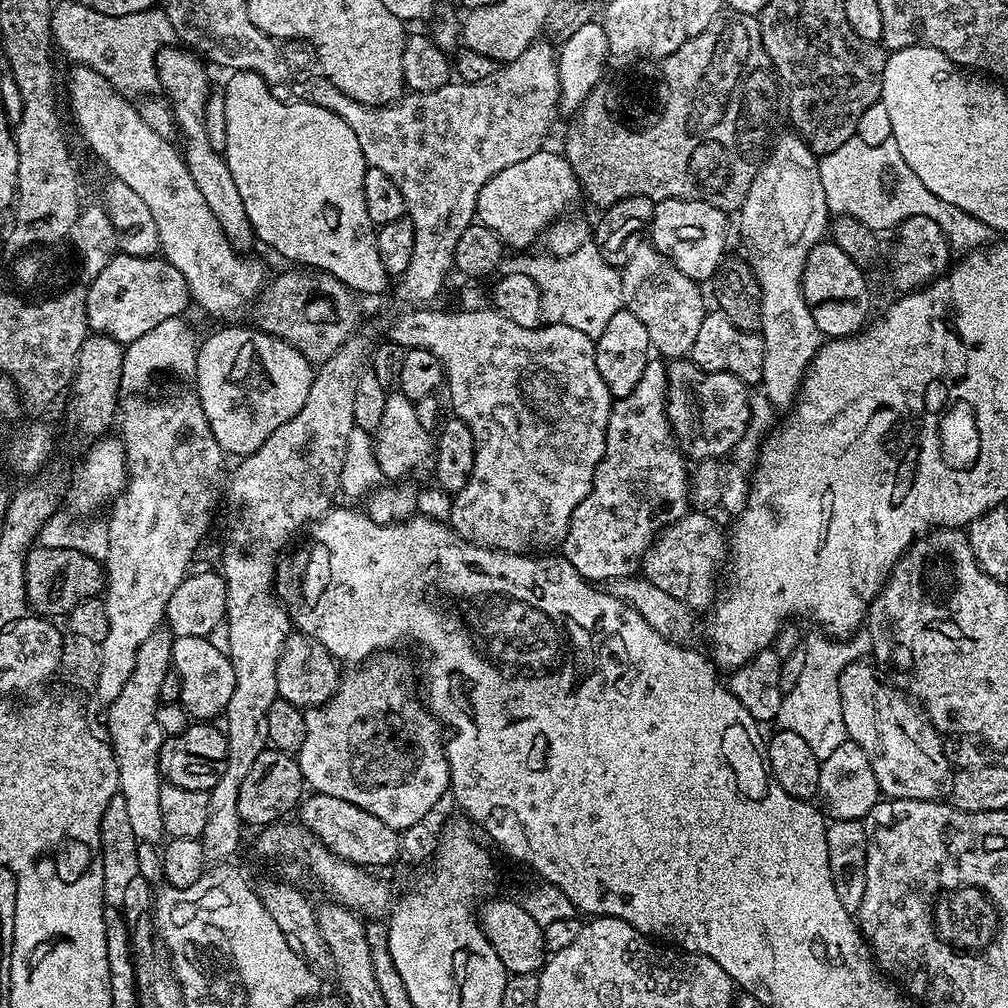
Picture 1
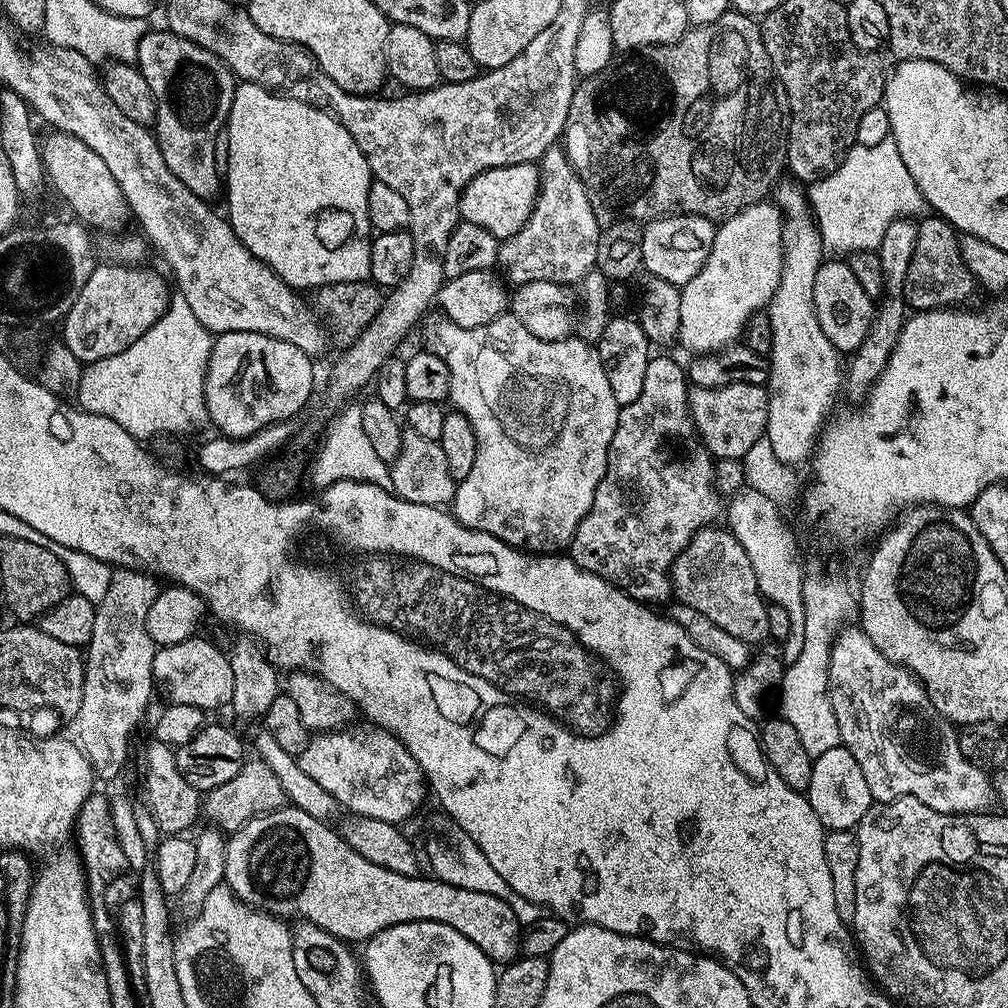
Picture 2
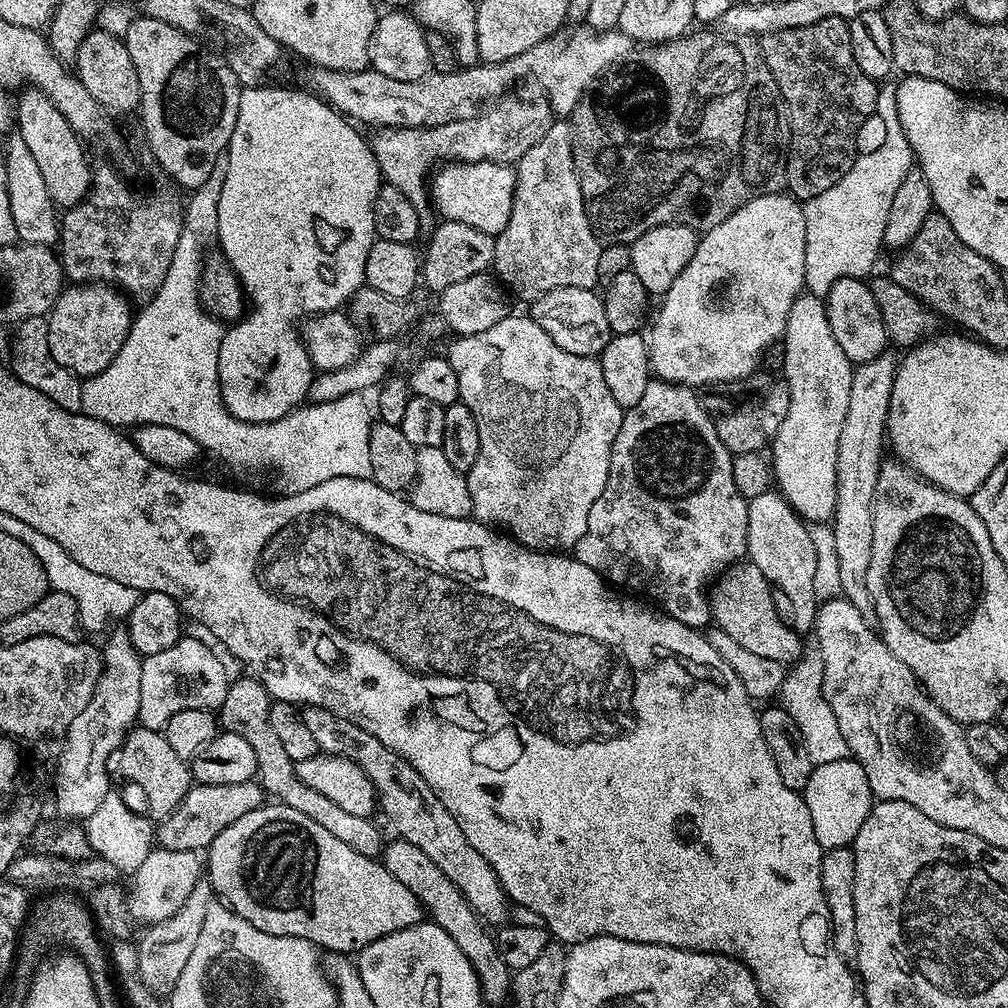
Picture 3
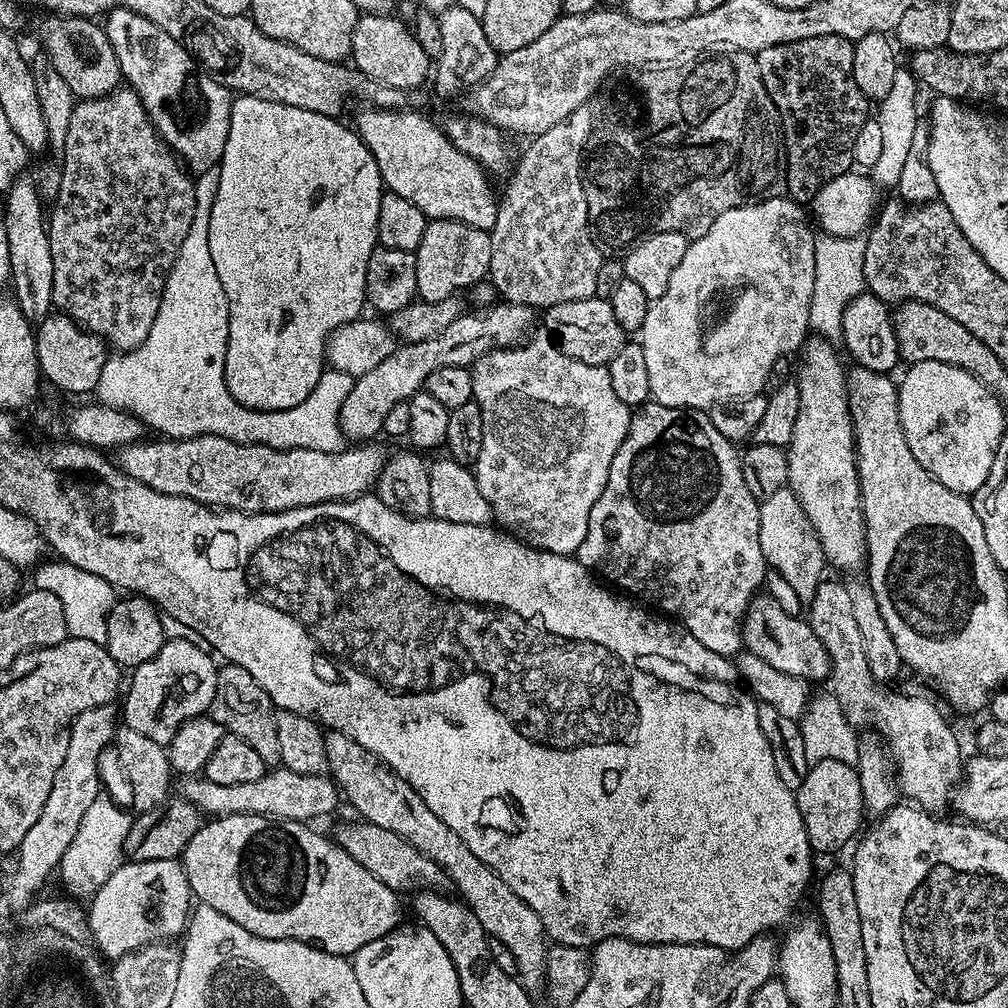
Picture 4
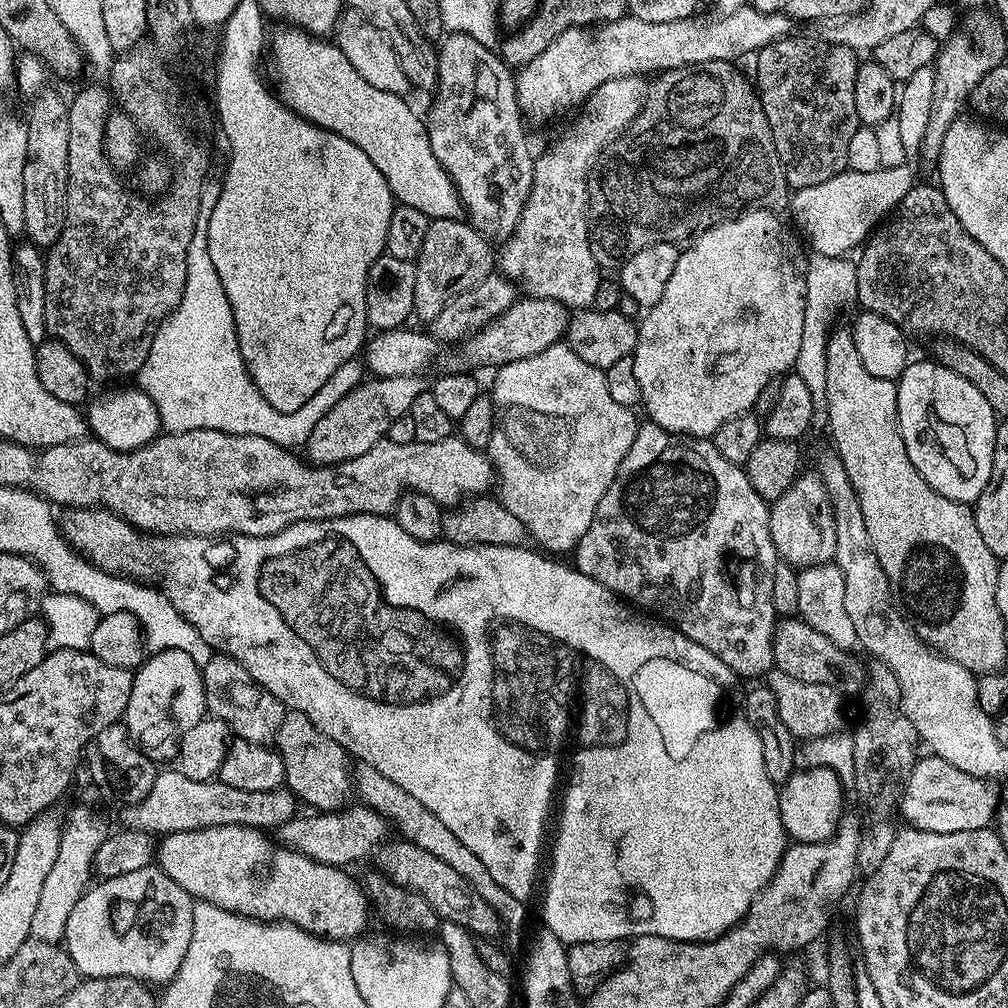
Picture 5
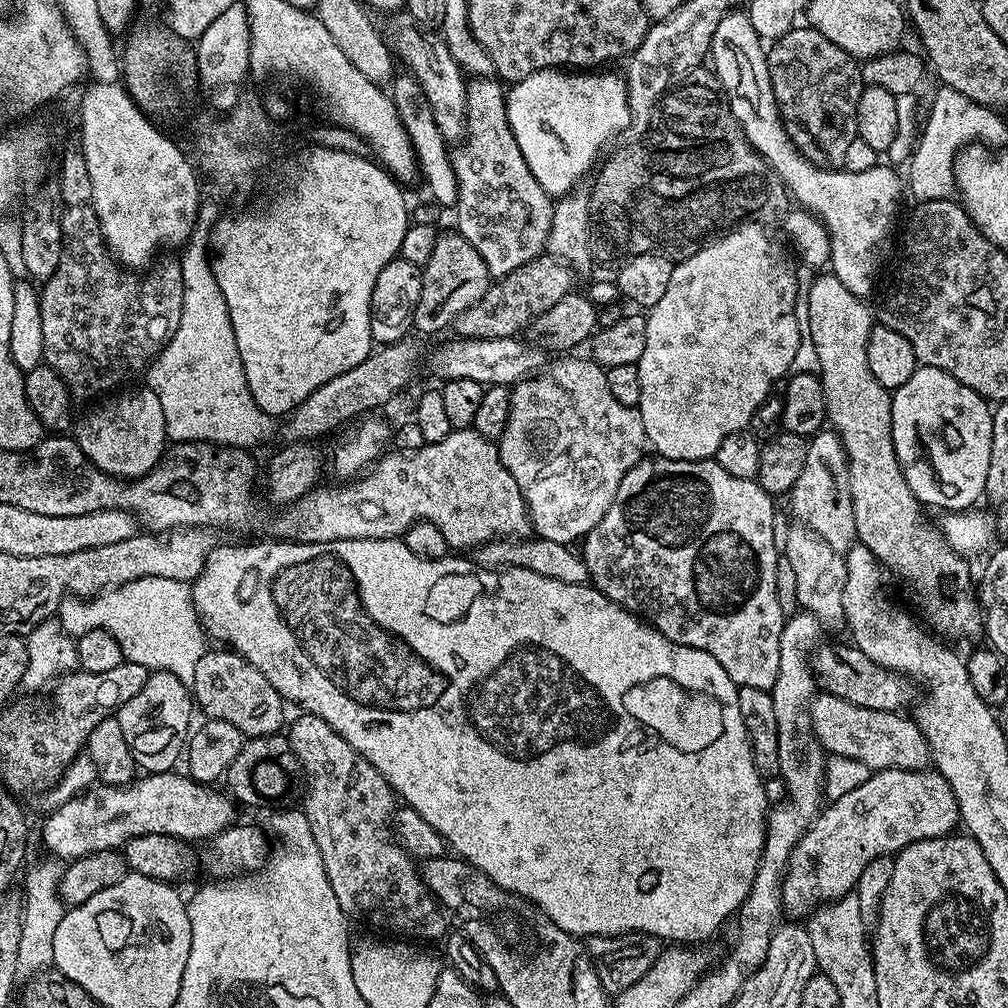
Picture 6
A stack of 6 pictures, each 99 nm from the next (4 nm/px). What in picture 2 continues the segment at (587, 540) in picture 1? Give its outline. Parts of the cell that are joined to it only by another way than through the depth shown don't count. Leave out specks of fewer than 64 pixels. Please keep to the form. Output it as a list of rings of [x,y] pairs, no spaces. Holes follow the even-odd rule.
[[[653,355],[649,359],[646,366],[646,379],[642,381],[642,394],[638,394],[638,398],[634,398],[632,404],[623,405],[620,409],[618,426],[614,430],[614,438],[610,442],[610,450],[608,451],[606,474],[602,478],[602,482],[598,482],[598,490],[594,494],[594,502],[590,506],[586,518],[582,518],[582,522],[578,526],[578,530],[574,534],[570,545],[570,559],[582,570],[586,570],[595,576],[600,576],[606,582],[613,584],[614,587],[621,588],[626,595],[633,596],[640,603],[649,606],[660,606],[656,604],[662,603],[667,596],[671,597],[673,595],[672,577],[670,575],[673,562],[678,558],[678,554],[682,554],[684,547],[692,541],[697,530],[711,525],[715,521],[712,519],[719,512],[721,515],[722,512],[722,497],[716,490],[714,457],[708,451],[708,447],[700,443],[700,437],[696,435],[696,427],[688,409],[689,391],[690,381],[686,375],[686,368],[683,363],[679,364],[672,356]]]

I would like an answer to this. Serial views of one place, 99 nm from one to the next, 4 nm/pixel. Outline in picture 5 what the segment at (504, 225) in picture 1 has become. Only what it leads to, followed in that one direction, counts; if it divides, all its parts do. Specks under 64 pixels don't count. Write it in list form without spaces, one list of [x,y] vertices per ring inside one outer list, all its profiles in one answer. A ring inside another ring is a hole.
[[[280,26],[276,33],[271,33],[270,48],[272,44],[272,56],[276,59],[276,76],[280,81],[277,82],[275,91],[278,93],[280,101],[291,108],[293,112],[304,117],[312,124],[318,125],[320,128],[330,130],[339,136],[347,136],[350,142],[356,144],[356,151],[360,152],[365,160],[374,162],[374,166],[378,166],[378,170],[382,174],[384,183],[390,186],[393,197],[401,204],[409,204],[414,206],[414,210],[422,210],[422,214],[426,214],[432,220],[455,220],[465,215],[464,205],[460,203],[460,195],[456,192],[454,182],[446,174],[446,170],[442,166],[442,162],[438,162],[438,158],[434,158],[434,154],[430,152],[430,138],[425,121],[416,112],[412,112],[410,105],[404,101],[405,97],[398,92],[387,92],[386,90],[377,90],[375,86],[370,86],[370,82],[366,82],[366,78],[362,78],[362,74],[358,74],[358,70],[354,70],[354,66],[350,66],[350,62],[346,58],[346,54],[342,54],[342,50],[335,42],[328,38],[319,36],[311,36],[310,33],[302,31],[301,28],[295,26]]]

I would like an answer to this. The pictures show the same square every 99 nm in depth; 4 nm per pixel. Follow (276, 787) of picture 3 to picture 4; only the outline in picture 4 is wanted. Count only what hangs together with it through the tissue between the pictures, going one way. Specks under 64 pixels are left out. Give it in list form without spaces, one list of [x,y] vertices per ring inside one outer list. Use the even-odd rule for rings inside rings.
[[[225,663],[216,674],[216,697],[212,700],[210,709],[212,719],[217,720],[225,733],[245,740],[258,753],[258,758],[266,766],[280,764],[280,750],[278,747],[278,730],[274,730],[274,705],[272,699],[250,678],[247,670],[242,666]],[[355,822],[356,824],[340,824],[334,833],[334,839],[358,866],[366,866],[378,882],[386,882],[390,890],[397,893],[411,893],[413,890],[440,890],[446,884],[444,871],[434,863],[426,854],[422,854],[410,842],[398,838],[398,834],[393,834],[391,830],[386,830],[382,826],[374,826],[367,822]]]

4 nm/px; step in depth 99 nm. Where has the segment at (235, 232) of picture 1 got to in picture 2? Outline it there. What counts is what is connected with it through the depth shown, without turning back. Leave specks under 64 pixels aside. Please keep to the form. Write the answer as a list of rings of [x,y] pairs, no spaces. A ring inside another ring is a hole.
[[[149,30],[141,38],[137,47],[137,56],[134,61],[139,68],[142,78],[152,91],[154,106],[156,107],[156,122],[154,135],[158,142],[158,150],[162,150],[162,158],[166,166],[170,166],[170,174],[182,182],[182,186],[190,186],[198,198],[212,202],[215,196],[222,192],[222,173],[214,162],[214,142],[220,132],[225,131],[230,106],[234,102],[234,94],[238,83],[232,69],[219,60],[214,53],[182,38],[178,34],[161,30]]]

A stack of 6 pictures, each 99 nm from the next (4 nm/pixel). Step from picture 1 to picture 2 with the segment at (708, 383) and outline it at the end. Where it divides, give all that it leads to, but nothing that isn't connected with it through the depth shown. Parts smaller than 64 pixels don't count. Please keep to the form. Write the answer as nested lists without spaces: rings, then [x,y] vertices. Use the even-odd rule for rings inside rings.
[[[727,384],[717,388],[693,387],[688,394],[688,409],[700,443],[708,447],[716,460],[743,461],[744,455],[765,435],[768,426],[768,389],[762,384]]]

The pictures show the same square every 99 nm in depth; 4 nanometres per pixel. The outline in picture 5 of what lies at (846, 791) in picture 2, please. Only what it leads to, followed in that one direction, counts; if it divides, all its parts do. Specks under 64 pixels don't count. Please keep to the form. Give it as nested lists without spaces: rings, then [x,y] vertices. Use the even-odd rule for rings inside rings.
[[[801,767],[793,772],[785,784],[779,785],[780,813],[782,826],[797,844],[826,842],[836,835],[840,817],[845,815],[845,785],[840,783],[838,774],[829,768]]]

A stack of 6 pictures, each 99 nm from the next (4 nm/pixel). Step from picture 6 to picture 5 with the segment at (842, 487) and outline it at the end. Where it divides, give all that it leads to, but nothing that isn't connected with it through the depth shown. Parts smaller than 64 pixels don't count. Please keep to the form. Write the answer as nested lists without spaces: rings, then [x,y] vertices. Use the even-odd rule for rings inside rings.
[[[805,471],[782,494],[782,498],[771,501],[770,504],[770,538],[776,547],[777,557],[788,564],[807,566],[810,564],[829,563],[836,555],[836,521],[832,519],[832,499],[828,496],[822,478],[815,471]]]

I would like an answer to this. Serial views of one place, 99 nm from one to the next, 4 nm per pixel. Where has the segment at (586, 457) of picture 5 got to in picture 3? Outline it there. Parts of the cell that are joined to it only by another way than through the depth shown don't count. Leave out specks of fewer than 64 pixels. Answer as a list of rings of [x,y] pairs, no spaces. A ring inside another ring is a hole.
[[[509,314],[502,319],[502,322],[491,326],[490,330],[469,336],[457,335],[453,340],[453,344],[446,349],[446,355],[450,366],[454,366],[454,374],[458,374],[460,400],[470,406],[474,414],[474,422],[478,422],[480,439],[478,462],[474,462],[474,466],[466,474],[472,499],[472,516],[489,528],[511,536],[525,548],[534,548],[538,552],[575,549],[577,542],[586,534],[590,506],[598,502],[598,494],[602,494],[606,486],[614,438],[618,438],[618,430],[622,426],[622,418],[625,414],[625,409],[620,408],[618,402],[614,402],[614,394],[610,394],[606,386],[606,378],[602,378],[599,359],[594,356],[570,354],[562,350],[562,346],[558,346],[554,338],[550,338],[550,334],[546,334],[546,330],[542,330],[542,326],[538,326],[538,322],[534,322],[528,314],[524,316]]]

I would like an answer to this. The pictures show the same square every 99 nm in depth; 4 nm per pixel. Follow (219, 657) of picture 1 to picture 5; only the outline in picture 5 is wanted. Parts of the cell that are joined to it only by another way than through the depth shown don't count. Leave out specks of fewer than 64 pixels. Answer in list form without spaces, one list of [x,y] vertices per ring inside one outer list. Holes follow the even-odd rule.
[[[182,650],[154,652],[145,659],[139,668],[135,669],[130,690],[130,702],[126,702],[122,723],[128,728],[133,742],[151,760],[157,762],[175,761],[182,742],[182,734],[186,734],[186,730],[190,730],[190,726],[194,726],[194,722],[205,719],[205,716],[204,674],[201,665],[196,664],[194,658],[190,658],[190,654],[186,654]]]

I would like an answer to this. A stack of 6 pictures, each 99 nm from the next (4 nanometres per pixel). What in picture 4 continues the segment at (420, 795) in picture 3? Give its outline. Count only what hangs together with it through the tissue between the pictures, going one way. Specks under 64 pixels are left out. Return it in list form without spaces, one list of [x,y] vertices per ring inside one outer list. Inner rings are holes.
[[[335,730],[324,732],[324,745],[326,746],[327,771],[331,779],[335,780],[345,801],[352,803],[352,808],[357,812],[361,821],[382,826],[386,830],[391,830],[393,834],[398,834],[410,846],[414,846],[426,858],[430,858],[444,871],[445,877],[449,881],[456,883],[456,888],[460,891],[459,899],[467,904],[470,911],[474,912],[475,917],[482,922],[482,929],[485,934],[493,940],[502,942],[510,954],[514,954],[516,963],[516,976],[522,987],[529,993],[536,994],[536,991],[543,989],[546,984],[546,973],[548,966],[546,958],[550,947],[549,937],[542,926],[542,918],[498,878],[426,802],[418,795],[407,782],[385,766],[380,759],[366,746],[358,746],[354,738]]]

